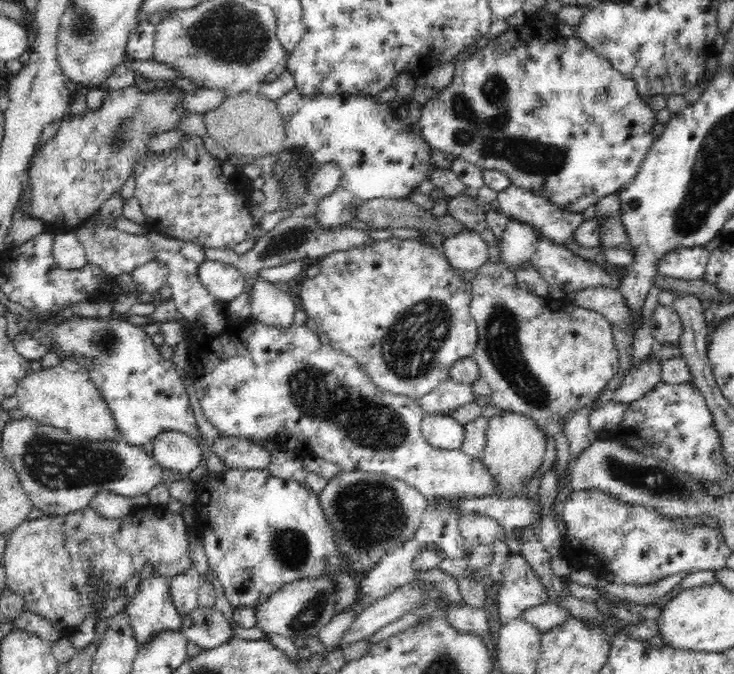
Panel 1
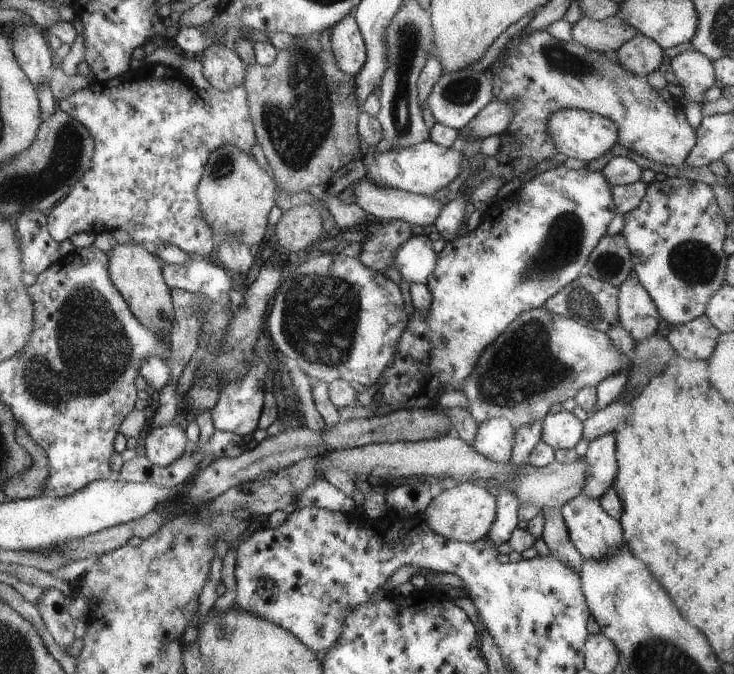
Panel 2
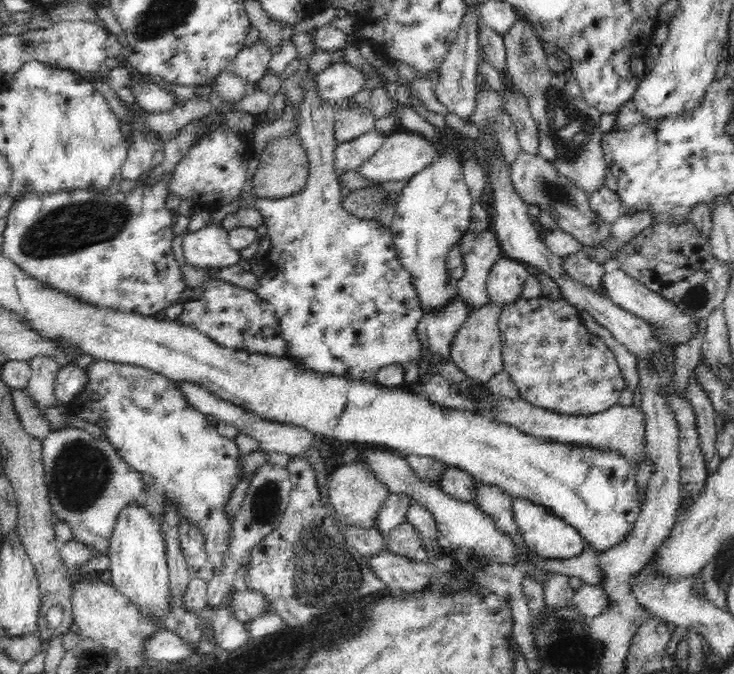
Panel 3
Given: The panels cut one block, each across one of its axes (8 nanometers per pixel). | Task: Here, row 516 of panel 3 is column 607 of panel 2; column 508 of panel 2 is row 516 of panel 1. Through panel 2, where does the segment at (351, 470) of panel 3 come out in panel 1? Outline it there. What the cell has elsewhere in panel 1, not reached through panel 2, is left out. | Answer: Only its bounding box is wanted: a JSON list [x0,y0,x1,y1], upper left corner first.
[317,471,430,577]

